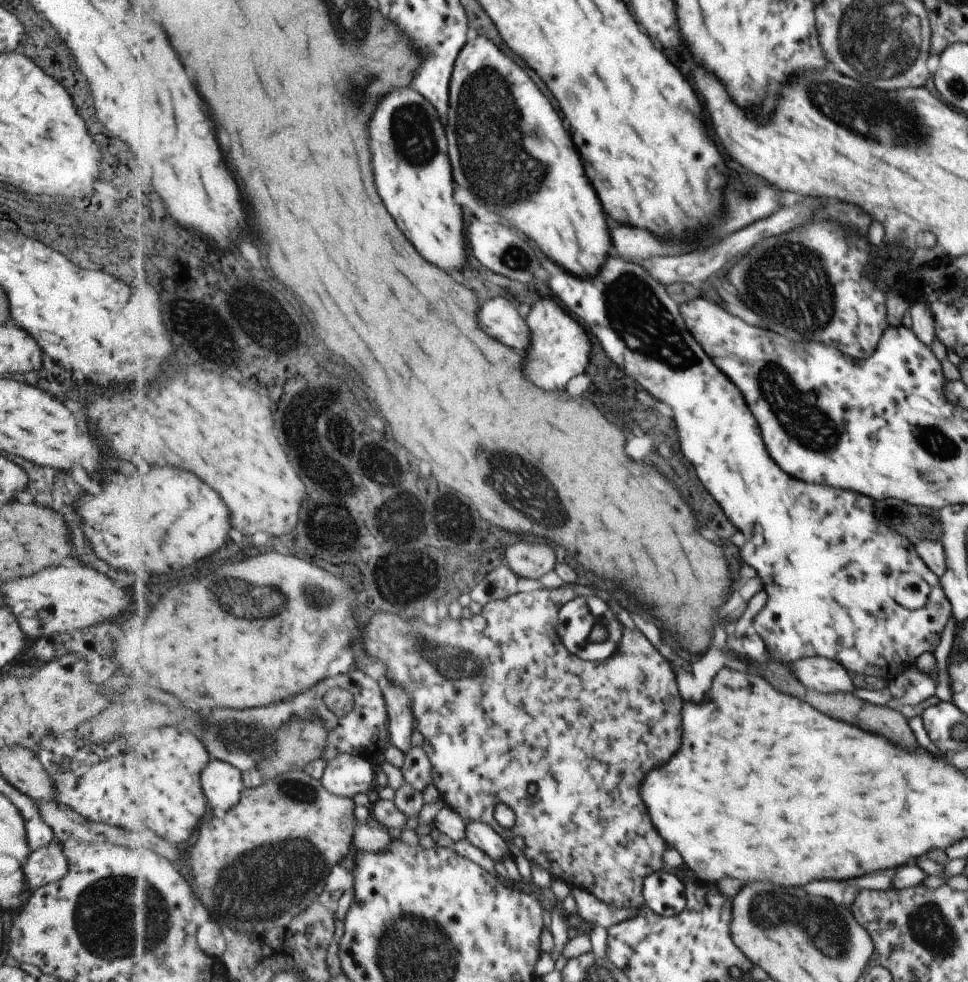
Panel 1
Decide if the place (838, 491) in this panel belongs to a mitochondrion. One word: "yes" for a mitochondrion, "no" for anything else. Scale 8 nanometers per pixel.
no

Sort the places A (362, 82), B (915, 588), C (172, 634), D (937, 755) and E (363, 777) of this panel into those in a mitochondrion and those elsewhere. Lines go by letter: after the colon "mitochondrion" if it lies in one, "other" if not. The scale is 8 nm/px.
A: mitochondrion
B: mitochondrion
C: other
D: other
E: other

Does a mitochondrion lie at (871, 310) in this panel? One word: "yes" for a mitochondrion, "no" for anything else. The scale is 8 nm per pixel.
no

